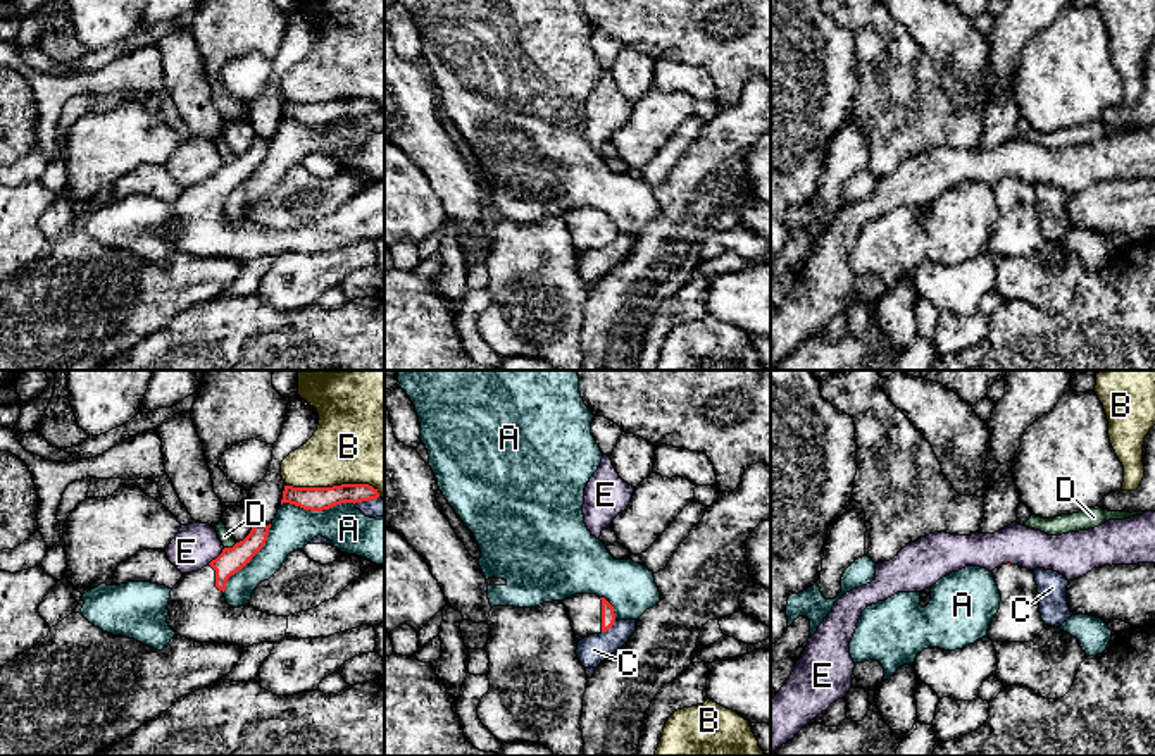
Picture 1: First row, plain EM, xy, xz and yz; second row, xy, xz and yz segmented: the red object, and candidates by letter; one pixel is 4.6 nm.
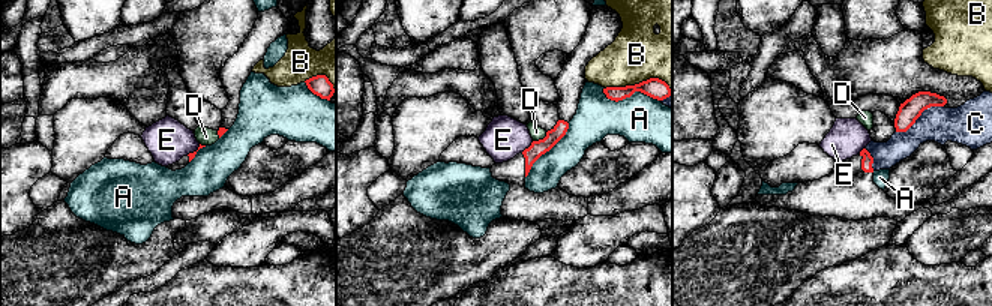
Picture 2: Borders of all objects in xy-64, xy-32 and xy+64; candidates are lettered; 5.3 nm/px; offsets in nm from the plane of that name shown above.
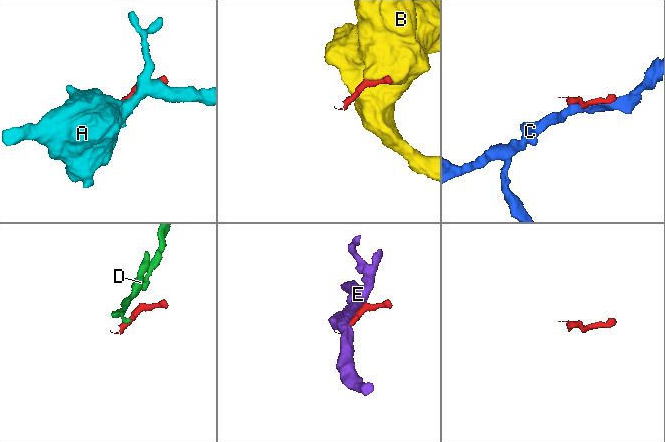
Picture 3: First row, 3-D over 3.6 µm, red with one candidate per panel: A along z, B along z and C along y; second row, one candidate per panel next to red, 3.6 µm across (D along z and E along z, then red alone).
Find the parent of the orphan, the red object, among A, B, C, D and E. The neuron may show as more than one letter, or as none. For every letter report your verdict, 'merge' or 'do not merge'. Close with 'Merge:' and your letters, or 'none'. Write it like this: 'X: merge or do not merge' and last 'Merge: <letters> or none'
A: do not merge
B: do not merge
C: do not merge
D: do not merge
E: do not merge
Merge: none

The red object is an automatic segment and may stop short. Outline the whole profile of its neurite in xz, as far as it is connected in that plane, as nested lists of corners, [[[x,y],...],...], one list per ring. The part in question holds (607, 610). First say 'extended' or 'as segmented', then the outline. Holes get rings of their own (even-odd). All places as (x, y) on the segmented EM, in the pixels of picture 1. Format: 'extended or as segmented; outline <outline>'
extended; outline [[[576,594],[564,599],[578,641],[607,632],[615,622],[614,606],[596,594]]]

